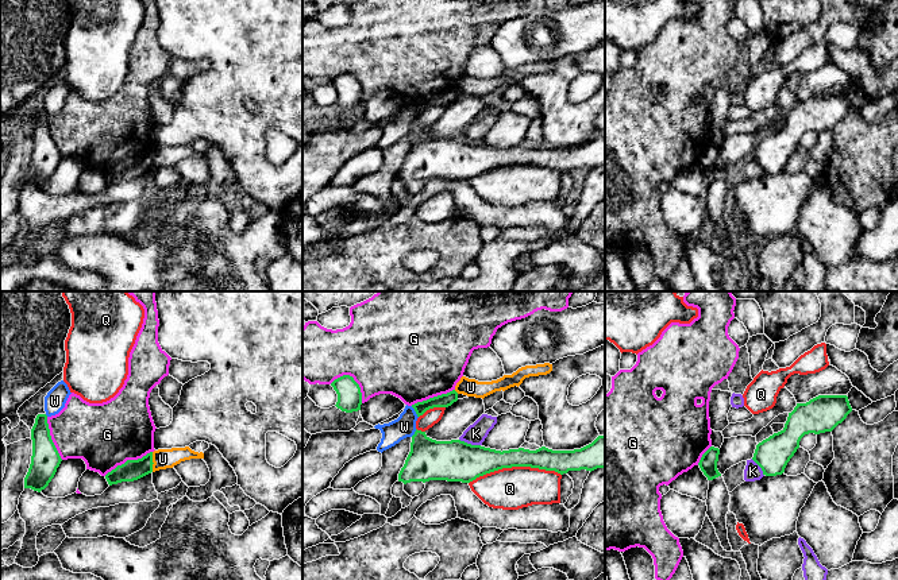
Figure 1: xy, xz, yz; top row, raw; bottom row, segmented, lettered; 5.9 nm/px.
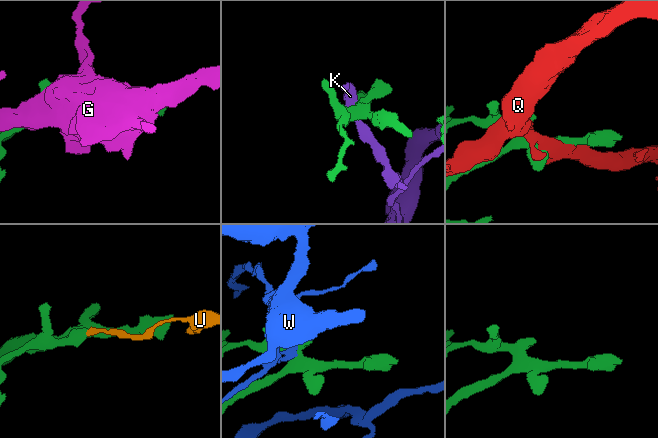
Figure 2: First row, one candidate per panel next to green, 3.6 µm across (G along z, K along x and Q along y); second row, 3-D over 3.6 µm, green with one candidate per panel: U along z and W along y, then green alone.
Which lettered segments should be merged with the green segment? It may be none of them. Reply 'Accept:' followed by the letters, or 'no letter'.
Accept: no letter

